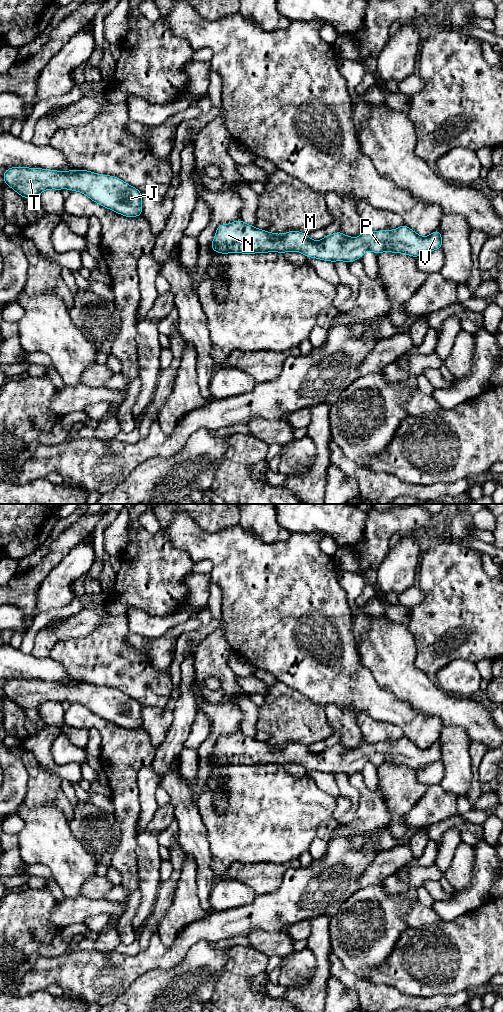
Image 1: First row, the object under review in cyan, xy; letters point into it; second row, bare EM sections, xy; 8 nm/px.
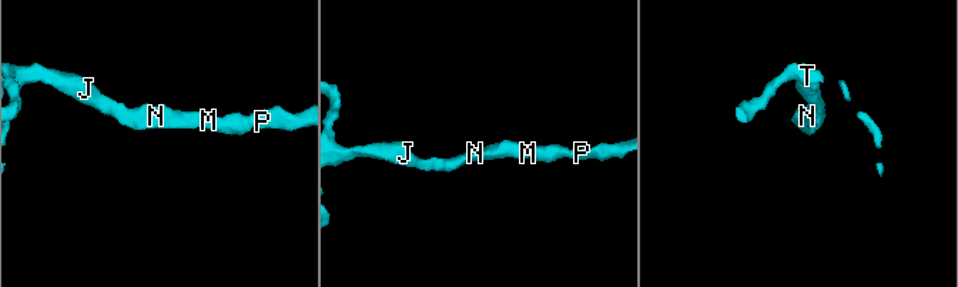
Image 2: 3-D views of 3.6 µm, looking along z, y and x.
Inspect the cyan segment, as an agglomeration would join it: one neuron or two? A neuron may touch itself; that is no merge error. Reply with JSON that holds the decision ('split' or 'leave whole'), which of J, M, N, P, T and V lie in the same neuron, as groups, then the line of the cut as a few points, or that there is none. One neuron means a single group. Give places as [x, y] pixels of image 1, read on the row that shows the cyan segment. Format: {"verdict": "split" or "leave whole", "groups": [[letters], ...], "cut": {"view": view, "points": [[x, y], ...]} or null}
{"verdict": "leave whole", "groups": [["J", "M", "N", "P", "T", "V"]], "cut": null}

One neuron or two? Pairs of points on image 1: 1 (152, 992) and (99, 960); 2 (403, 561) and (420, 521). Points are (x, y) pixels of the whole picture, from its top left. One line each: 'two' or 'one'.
1: two
2: two

